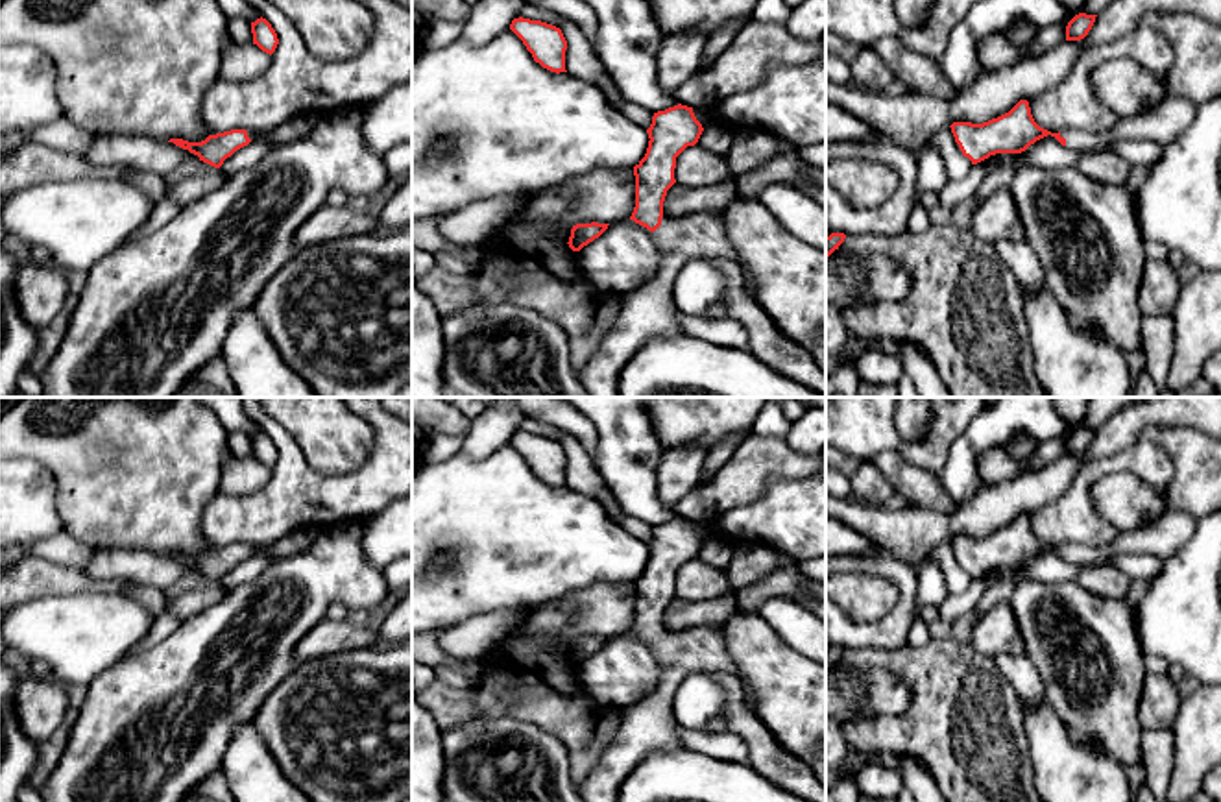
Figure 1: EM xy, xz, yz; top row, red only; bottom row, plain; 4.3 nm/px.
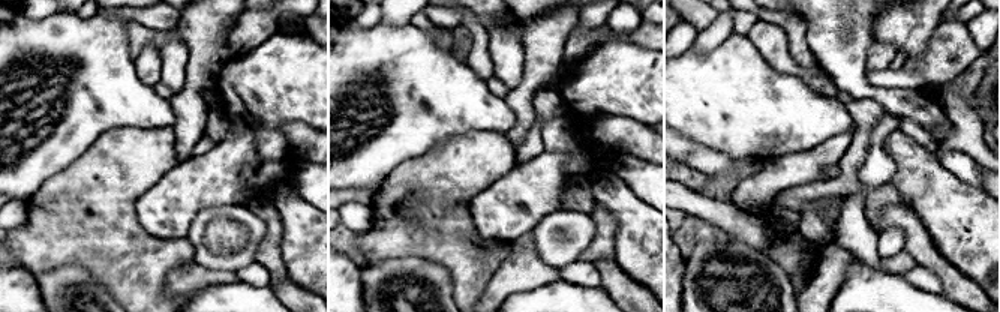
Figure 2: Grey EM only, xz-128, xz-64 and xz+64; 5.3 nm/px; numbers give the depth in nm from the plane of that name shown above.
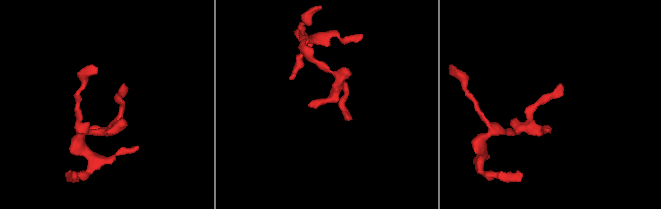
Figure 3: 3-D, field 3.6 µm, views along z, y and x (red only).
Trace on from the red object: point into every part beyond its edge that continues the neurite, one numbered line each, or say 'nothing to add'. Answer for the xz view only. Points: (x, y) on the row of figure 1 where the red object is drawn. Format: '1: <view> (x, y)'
1: xz (647, 315)

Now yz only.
1: yz (1162, 124)

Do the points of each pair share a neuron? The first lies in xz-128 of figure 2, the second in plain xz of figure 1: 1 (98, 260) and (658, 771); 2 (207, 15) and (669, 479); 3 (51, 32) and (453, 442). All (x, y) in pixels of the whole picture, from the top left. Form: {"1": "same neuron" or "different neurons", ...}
{"1": "different neurons", "2": "same neuron", "3": "different neurons"}

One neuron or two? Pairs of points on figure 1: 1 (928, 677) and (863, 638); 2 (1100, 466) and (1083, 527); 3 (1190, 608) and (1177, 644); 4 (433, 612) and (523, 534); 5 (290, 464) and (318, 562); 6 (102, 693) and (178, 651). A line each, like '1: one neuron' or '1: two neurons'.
1: two neurons
2: one neuron
3: one neuron
4: one neuron
5: two neurons
6: one neuron

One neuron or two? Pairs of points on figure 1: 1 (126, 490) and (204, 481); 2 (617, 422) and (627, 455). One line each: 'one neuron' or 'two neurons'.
1: one neuron
2: one neuron

